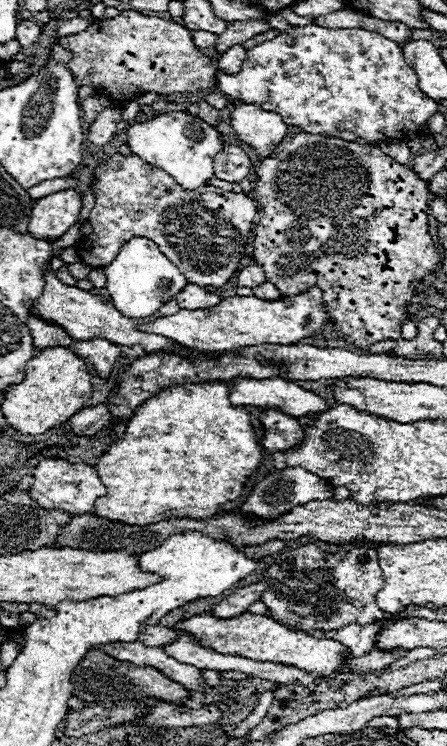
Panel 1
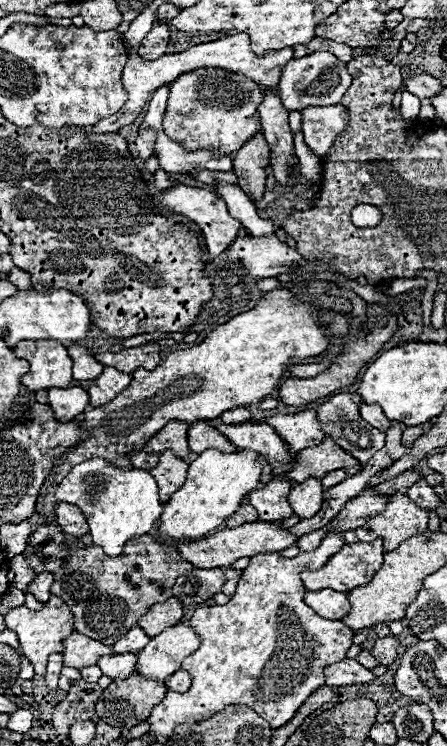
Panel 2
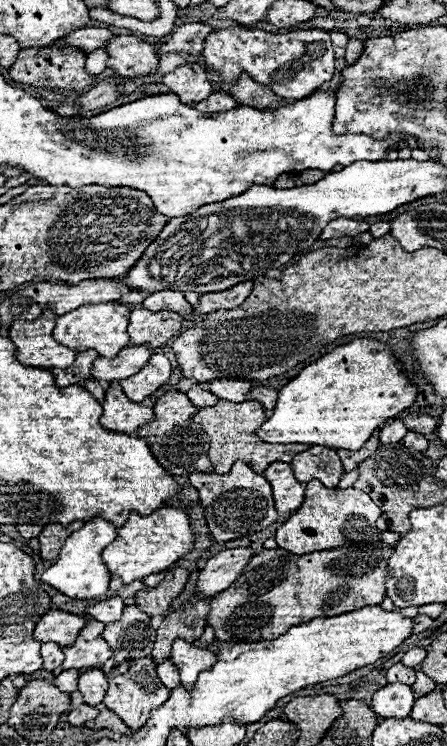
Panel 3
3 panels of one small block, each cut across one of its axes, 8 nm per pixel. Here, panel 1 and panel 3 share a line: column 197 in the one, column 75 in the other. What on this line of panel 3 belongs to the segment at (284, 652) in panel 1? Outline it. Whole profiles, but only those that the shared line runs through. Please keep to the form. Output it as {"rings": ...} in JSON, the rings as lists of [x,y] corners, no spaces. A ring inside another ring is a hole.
{"rings":[[[48,610],[38,620],[34,628],[34,638],[40,642],[56,642],[60,646],[74,644],[84,624],[86,624],[86,618],[80,618],[62,610]]]}

